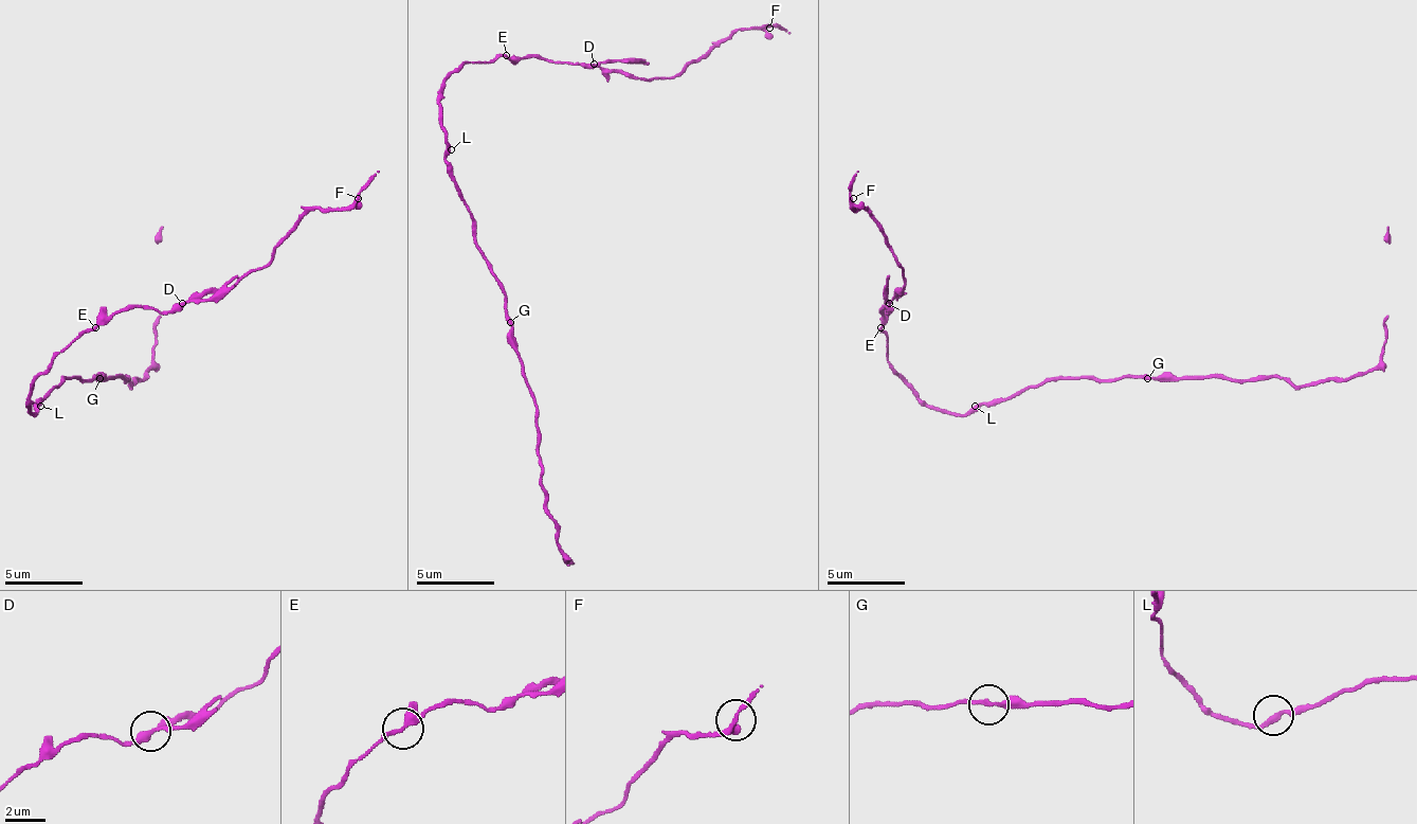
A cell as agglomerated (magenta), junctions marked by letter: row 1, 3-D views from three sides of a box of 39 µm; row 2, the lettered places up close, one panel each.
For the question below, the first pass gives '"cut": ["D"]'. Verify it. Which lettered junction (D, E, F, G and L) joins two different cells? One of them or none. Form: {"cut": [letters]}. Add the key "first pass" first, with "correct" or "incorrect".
{"first pass": "correct", "cut": ["D"]}

